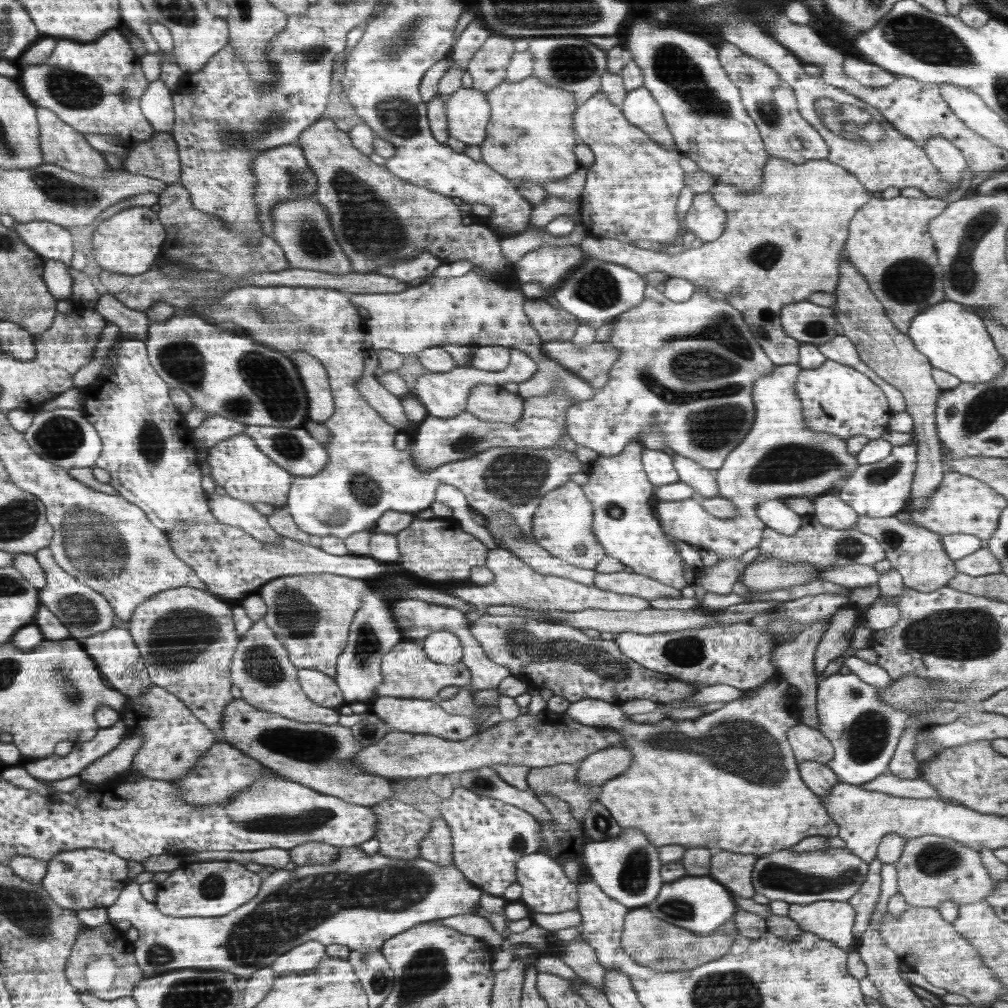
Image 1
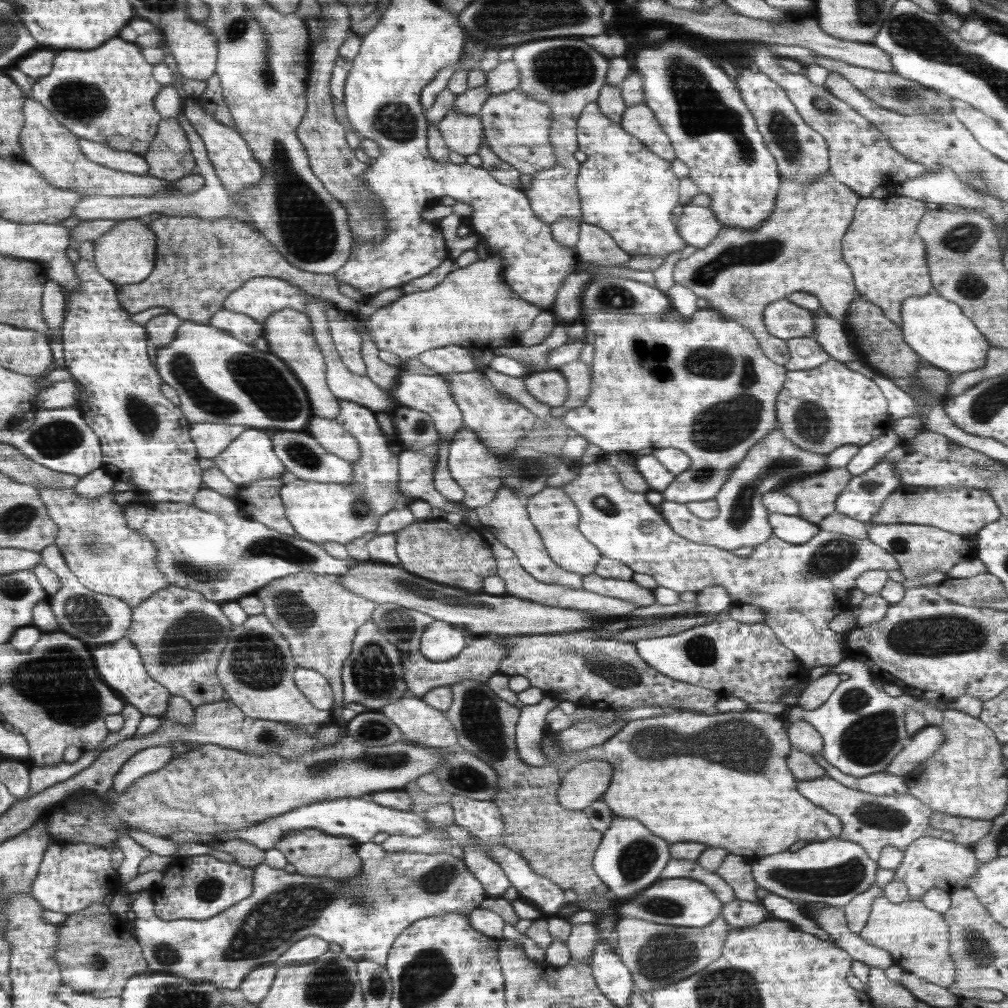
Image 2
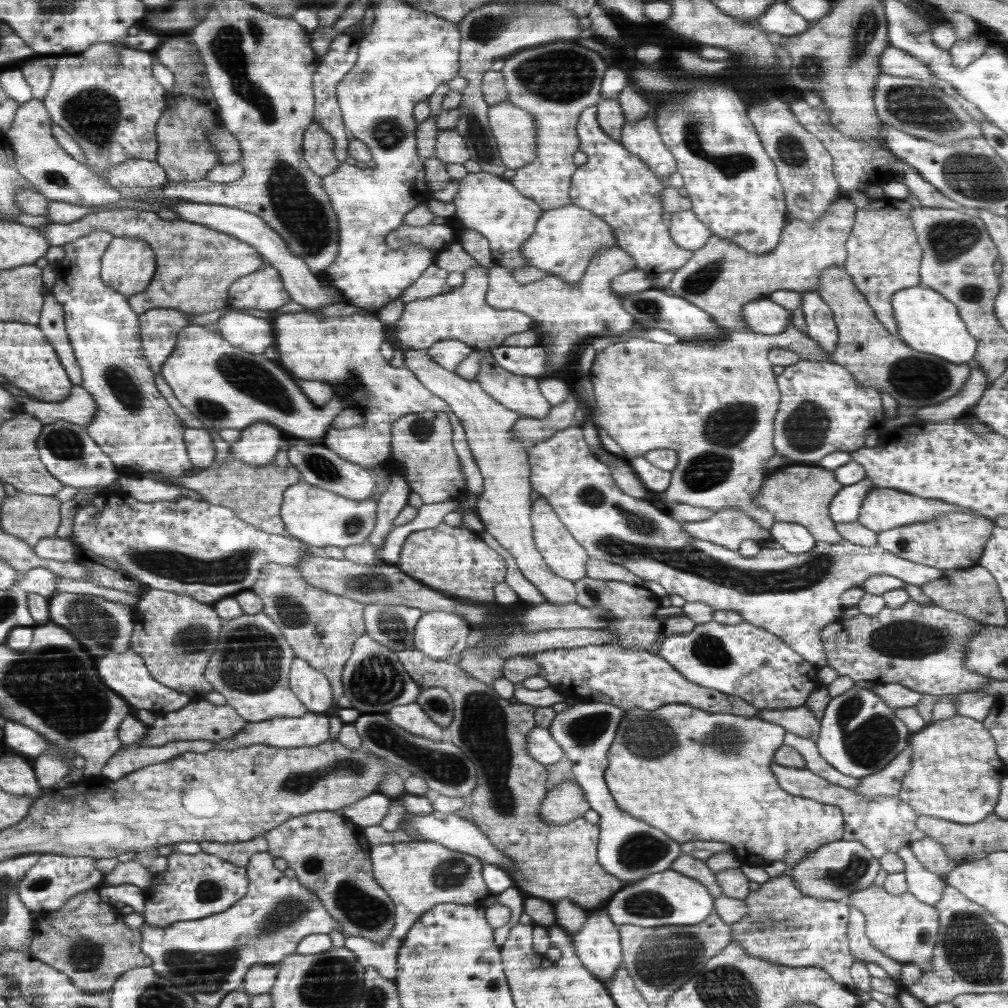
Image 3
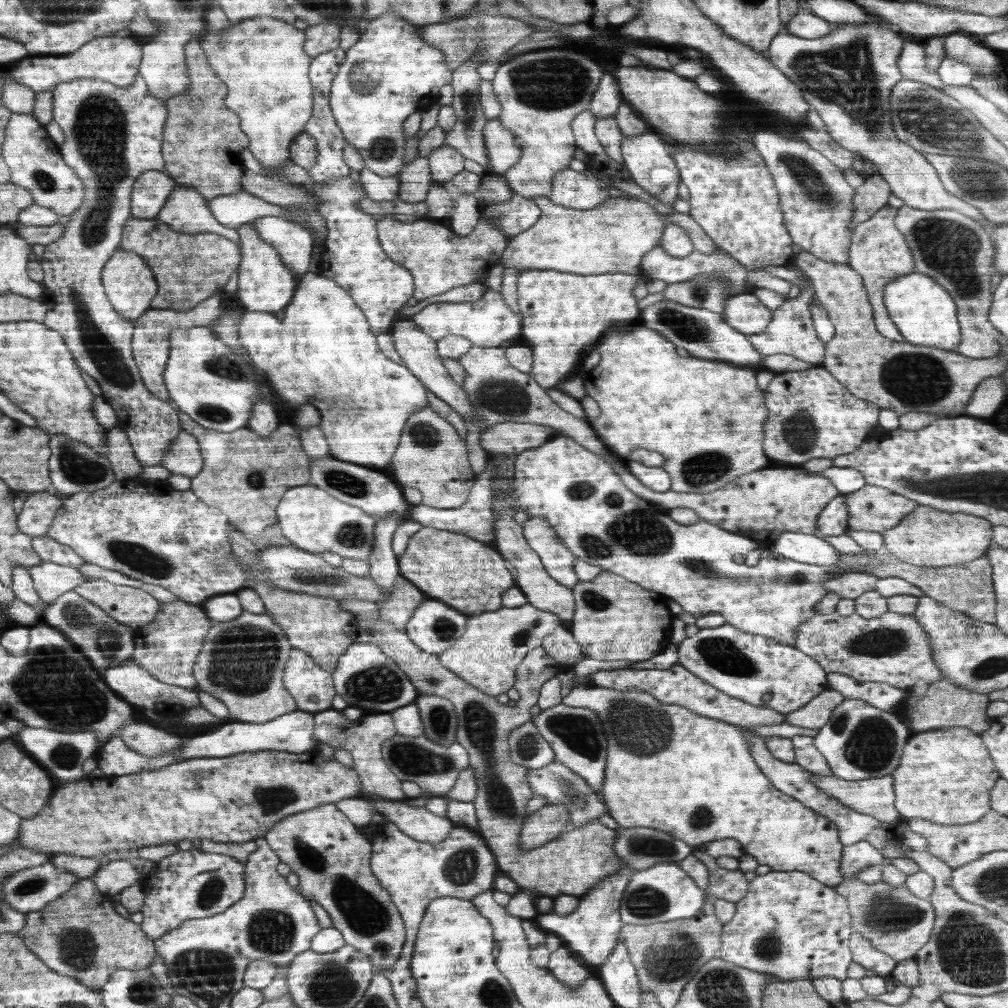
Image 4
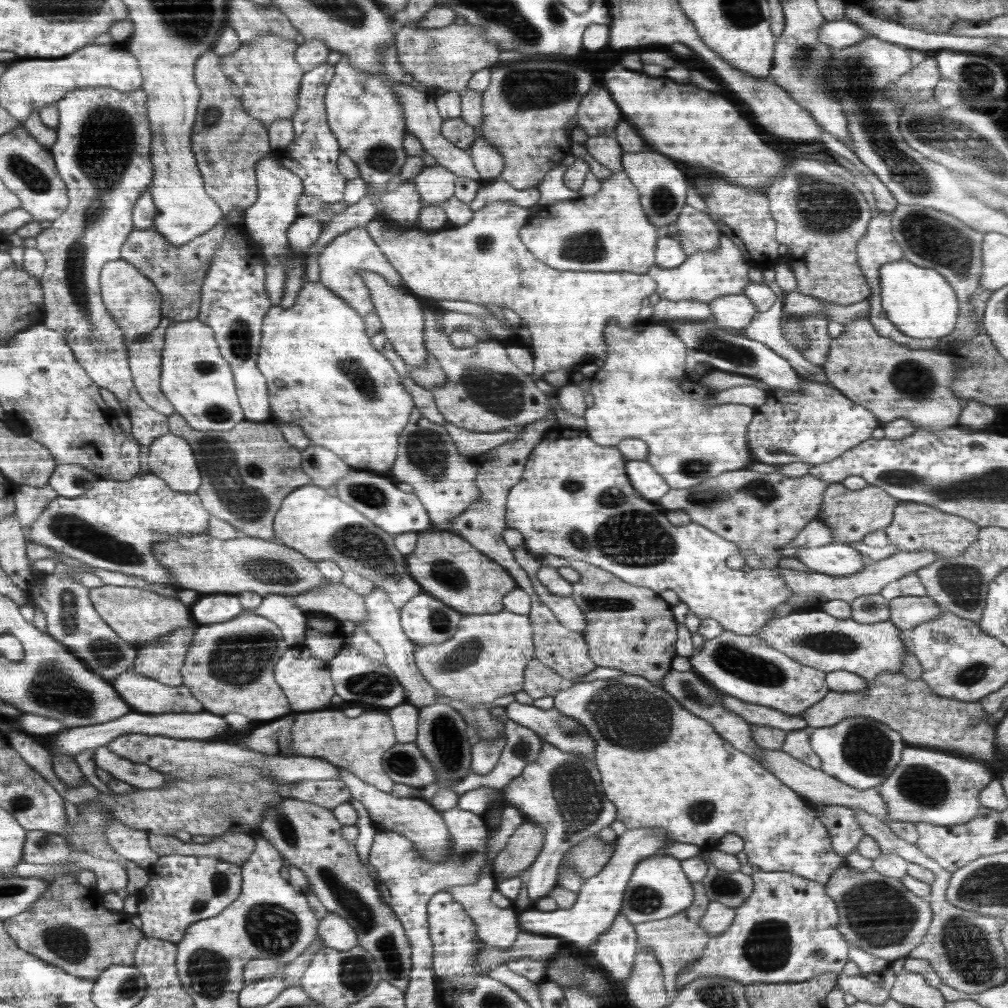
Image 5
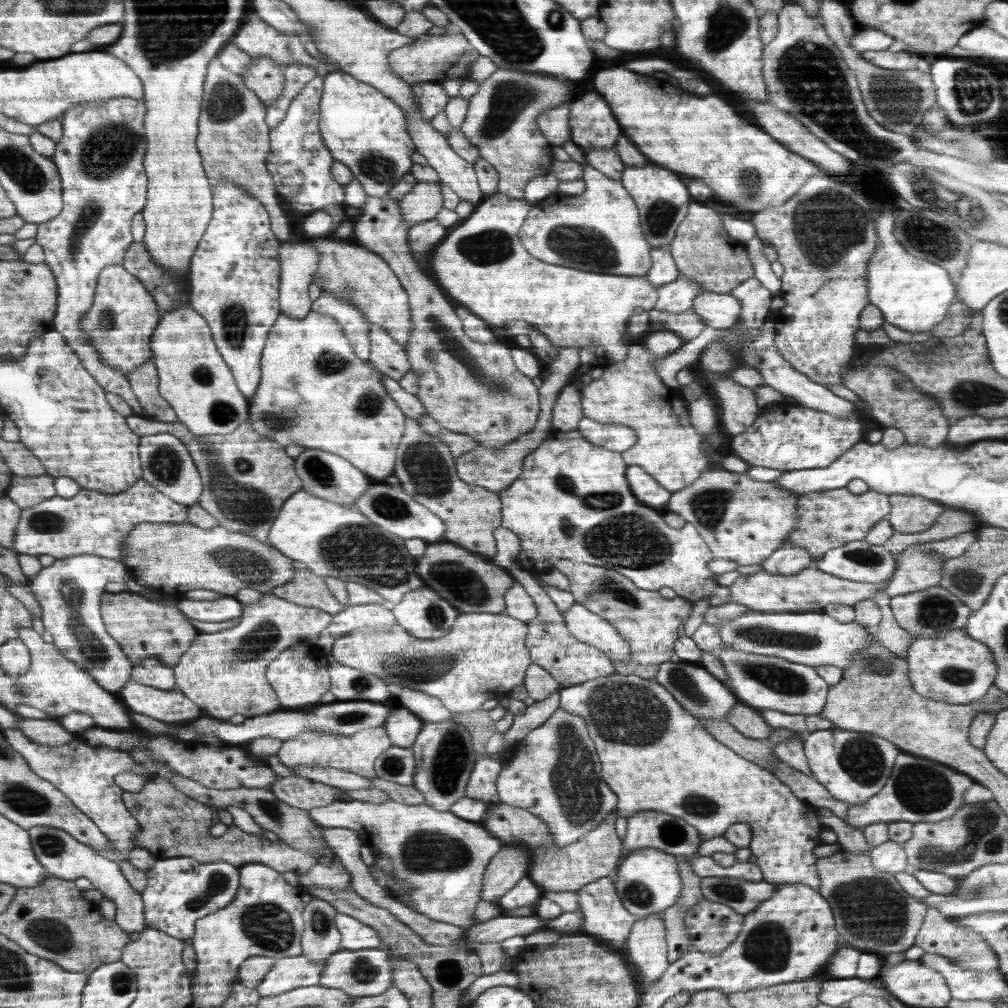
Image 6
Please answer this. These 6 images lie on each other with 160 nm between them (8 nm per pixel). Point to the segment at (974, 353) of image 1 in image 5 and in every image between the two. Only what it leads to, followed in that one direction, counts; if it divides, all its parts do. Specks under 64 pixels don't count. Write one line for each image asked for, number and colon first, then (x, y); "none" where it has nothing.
2: (935, 328)
3: (928, 322)
4: (924, 313)
5: (919, 301)

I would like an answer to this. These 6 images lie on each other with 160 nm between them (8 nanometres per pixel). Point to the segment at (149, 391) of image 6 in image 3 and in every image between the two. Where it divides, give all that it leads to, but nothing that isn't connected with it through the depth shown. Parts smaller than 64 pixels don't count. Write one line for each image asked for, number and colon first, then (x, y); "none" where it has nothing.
3: (159, 328)
4: (151, 347)
5: (146, 355)

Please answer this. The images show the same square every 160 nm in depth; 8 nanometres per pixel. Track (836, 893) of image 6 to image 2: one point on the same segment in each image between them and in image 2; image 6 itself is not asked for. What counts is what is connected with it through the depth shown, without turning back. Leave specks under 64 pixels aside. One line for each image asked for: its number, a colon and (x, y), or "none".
2: (917, 938)
3: (901, 927)
4: (896, 922)
5: (880, 915)

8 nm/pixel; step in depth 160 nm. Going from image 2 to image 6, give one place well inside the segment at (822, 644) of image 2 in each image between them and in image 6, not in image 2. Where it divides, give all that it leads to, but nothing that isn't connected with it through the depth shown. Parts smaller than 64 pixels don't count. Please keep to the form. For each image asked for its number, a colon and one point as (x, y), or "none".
3: (794, 596)
4: (603, 522)
5: (575, 500)
6: (572, 501)

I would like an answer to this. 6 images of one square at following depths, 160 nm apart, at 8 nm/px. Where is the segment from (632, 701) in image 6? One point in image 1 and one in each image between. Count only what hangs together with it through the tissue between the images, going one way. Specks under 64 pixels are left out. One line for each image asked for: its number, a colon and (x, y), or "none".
1: (728, 780)
2: (720, 778)
3: (698, 792)
4: (670, 769)
5: (662, 766)

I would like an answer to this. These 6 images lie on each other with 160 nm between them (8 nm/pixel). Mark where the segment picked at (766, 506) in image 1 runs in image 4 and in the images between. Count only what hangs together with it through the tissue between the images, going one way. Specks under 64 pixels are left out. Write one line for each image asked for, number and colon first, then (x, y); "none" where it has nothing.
2: (794, 529)
3: (795, 538)
4: (801, 547)

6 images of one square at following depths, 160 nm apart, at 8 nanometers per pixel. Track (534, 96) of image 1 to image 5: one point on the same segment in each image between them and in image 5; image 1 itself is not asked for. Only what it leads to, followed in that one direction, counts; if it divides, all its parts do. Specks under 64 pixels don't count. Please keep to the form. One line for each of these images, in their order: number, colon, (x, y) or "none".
2: (518, 129)
3: (515, 130)
4: (504, 152)
5: (490, 164)

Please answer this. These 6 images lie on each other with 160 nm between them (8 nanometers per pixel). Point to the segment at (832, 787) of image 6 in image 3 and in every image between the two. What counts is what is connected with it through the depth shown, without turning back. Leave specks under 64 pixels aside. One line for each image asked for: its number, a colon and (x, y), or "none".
3: (859, 735)
4: (859, 741)
5: (861, 752)

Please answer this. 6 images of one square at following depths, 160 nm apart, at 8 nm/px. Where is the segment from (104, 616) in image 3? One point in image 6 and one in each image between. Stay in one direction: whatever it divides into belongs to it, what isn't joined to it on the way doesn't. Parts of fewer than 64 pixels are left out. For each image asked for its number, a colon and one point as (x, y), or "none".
4: (108, 643)
5: (71, 618)
6: (70, 591)

